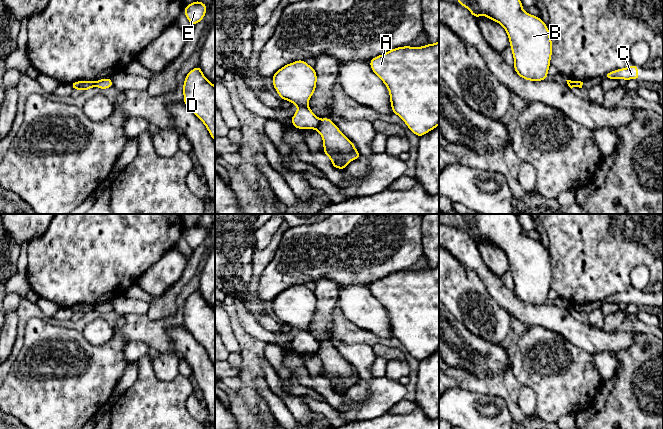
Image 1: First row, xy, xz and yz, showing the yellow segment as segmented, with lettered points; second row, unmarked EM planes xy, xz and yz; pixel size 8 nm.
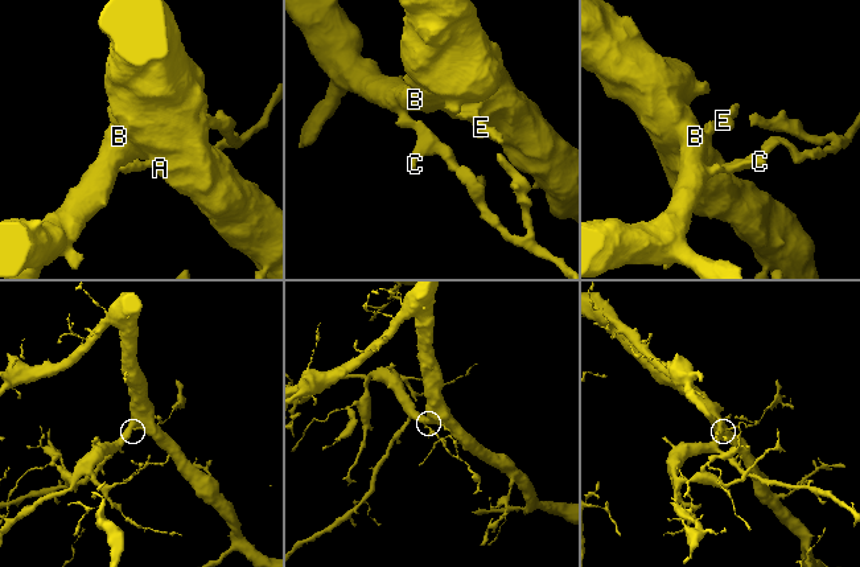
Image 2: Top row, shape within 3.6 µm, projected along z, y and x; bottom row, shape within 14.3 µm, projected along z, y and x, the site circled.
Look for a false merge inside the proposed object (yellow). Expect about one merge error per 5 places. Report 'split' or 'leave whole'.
split

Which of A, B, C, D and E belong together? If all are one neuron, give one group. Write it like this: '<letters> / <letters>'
A B D E / C

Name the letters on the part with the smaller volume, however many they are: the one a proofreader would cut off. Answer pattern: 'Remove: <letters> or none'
Remove: C

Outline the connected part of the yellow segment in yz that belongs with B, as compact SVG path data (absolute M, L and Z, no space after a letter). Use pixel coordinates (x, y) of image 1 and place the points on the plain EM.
M454 214L454 216L458 228L467 232L476 243L483 239L505 253L515 286L513 292L521 302L529 305L546 304L552 281L550 256L541 242L523 234L518 214Z

